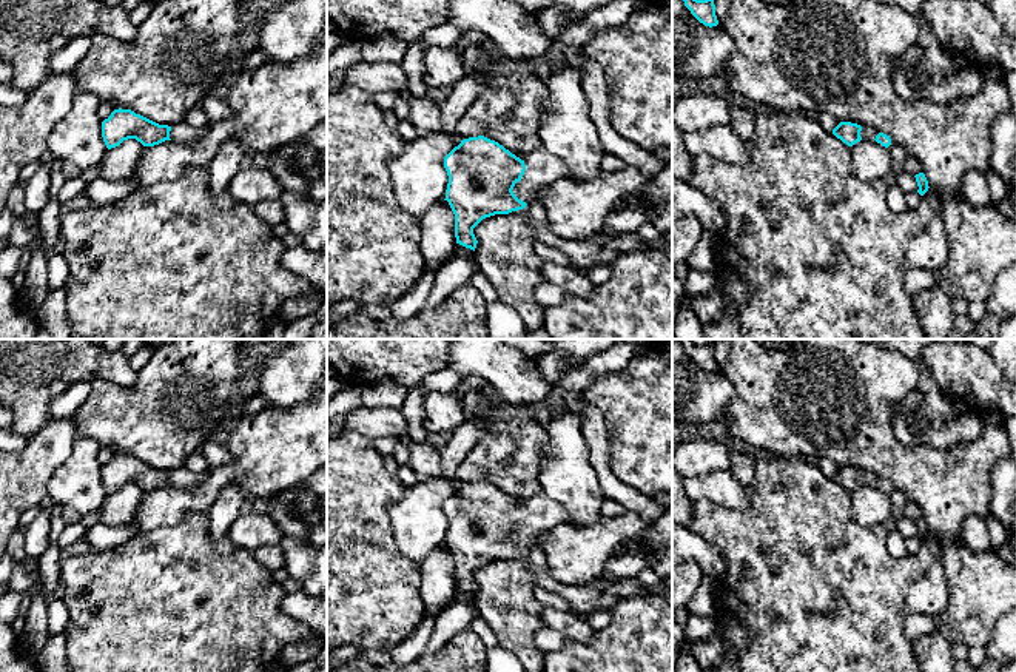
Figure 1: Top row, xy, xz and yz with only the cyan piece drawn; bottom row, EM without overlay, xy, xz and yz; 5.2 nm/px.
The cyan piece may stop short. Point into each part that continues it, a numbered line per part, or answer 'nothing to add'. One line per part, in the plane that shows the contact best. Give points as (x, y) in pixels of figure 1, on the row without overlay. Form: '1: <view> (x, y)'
1: xz (541, 514)

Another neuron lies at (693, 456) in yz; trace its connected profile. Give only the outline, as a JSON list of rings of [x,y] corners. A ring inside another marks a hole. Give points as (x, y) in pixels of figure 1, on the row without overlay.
[[[678,436],[672,453],[672,467],[683,476],[692,478],[718,470],[729,470],[732,452],[705,438]]]

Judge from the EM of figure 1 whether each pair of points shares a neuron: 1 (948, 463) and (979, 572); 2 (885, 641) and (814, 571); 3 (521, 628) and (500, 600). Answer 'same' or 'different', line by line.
1: different
2: same
3: same

